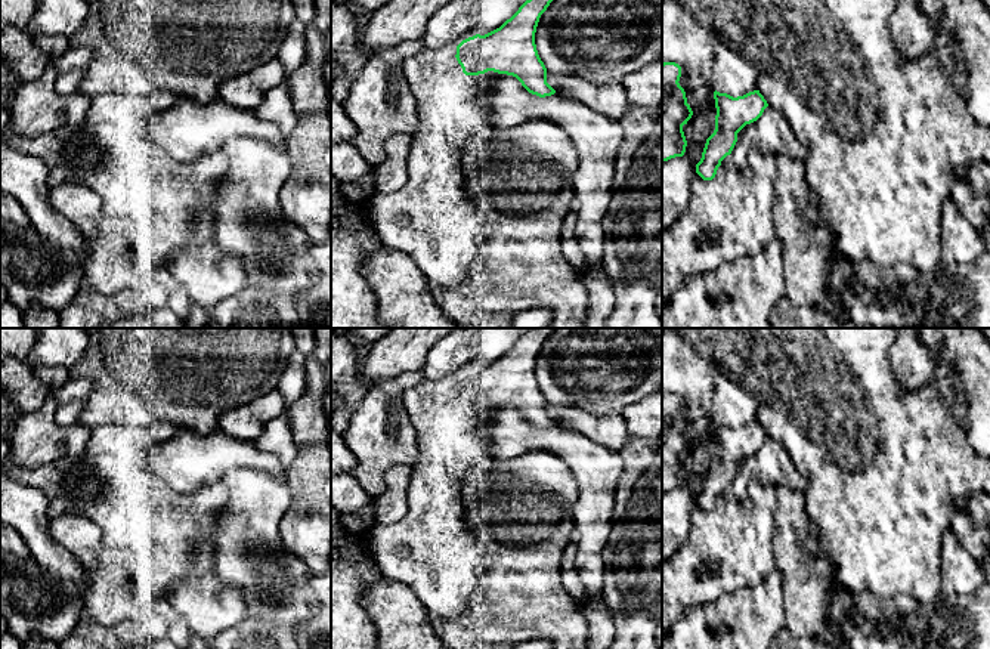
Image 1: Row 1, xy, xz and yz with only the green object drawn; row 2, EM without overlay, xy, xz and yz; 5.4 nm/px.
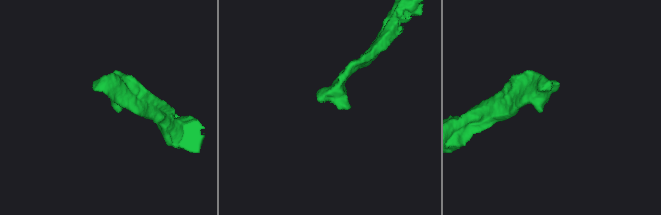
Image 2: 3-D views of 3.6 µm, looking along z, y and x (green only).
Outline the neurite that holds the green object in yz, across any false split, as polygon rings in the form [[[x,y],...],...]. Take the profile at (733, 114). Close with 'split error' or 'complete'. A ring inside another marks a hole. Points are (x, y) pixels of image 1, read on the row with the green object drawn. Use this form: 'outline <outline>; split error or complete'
outline [[[759,90],[733,98],[727,93],[714,92],[715,99],[715,130],[706,139],[702,158],[696,164],[696,173],[703,180],[712,180],[721,161],[731,154],[737,133],[757,121],[768,106]]]; complete

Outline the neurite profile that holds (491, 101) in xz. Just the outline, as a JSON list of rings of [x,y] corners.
[[[477,28],[440,49],[429,49],[431,65],[442,69],[442,83],[454,87],[442,98],[458,111],[457,120],[467,135],[467,142],[488,139],[498,129],[538,120],[542,99],[529,93],[513,75],[494,71],[465,75],[455,58],[457,46],[476,34],[488,33]]]

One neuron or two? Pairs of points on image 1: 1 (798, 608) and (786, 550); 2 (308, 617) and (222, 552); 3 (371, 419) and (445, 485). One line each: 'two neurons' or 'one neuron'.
1: one neuron
2: one neuron
3: two neurons

